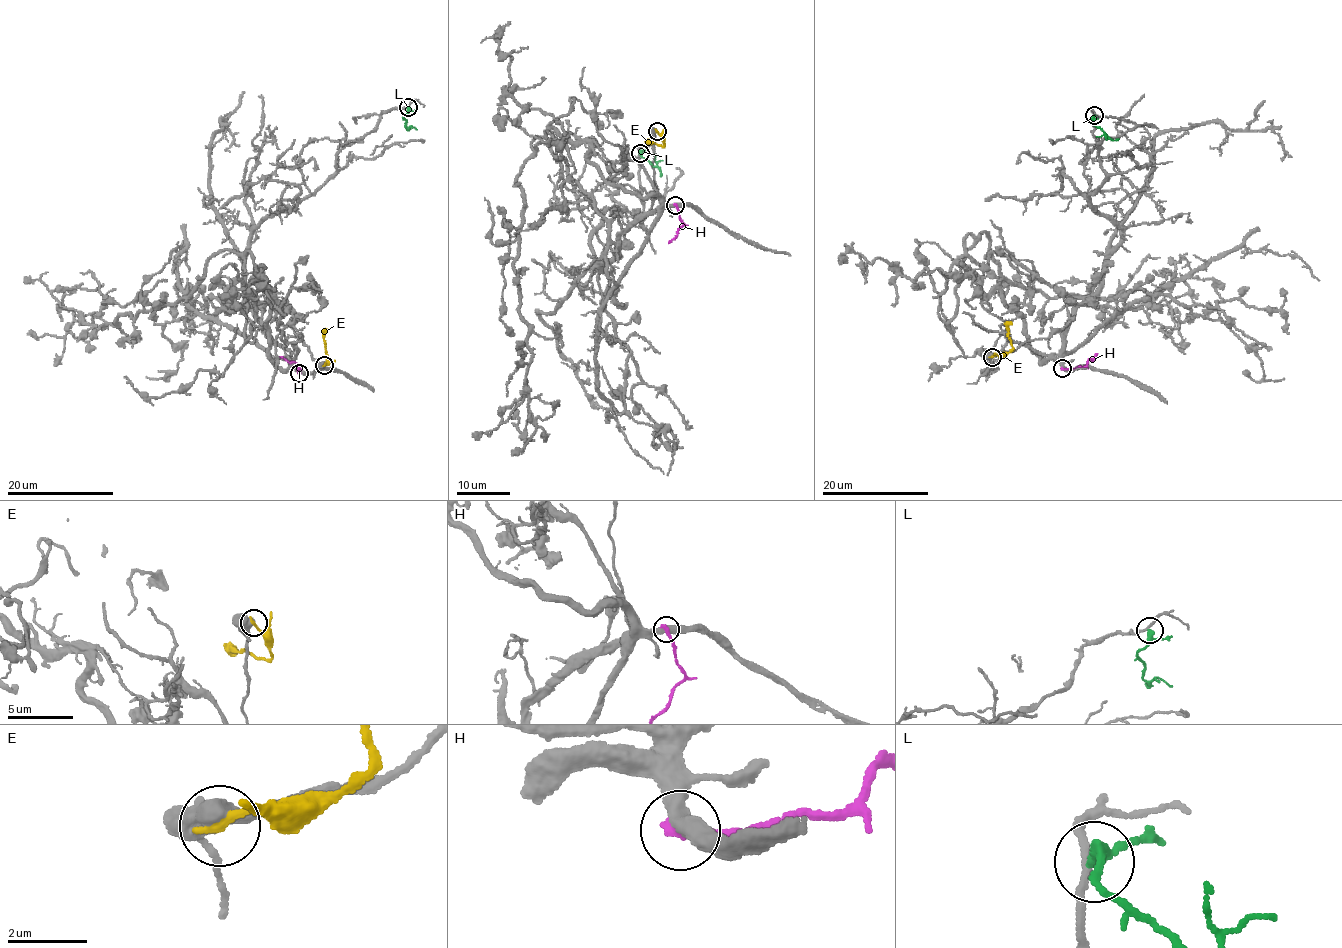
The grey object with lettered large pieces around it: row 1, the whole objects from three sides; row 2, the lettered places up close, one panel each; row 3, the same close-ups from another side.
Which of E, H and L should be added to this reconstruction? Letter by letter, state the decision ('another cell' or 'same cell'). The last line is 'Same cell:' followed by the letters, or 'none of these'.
E: another cell
H: another cell
L: another cell
Same cell: none of these

